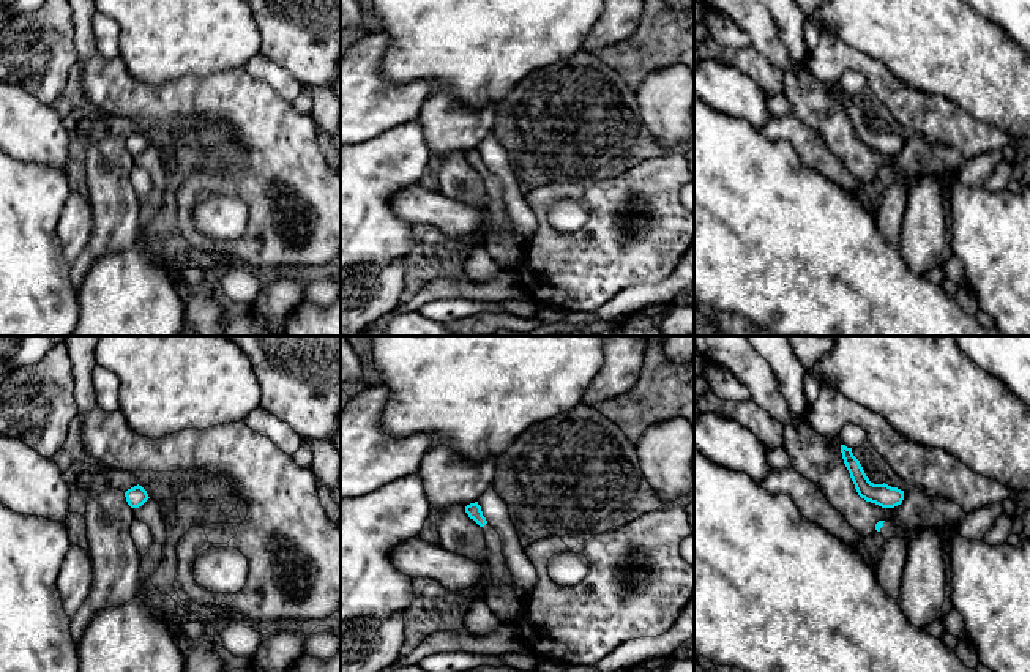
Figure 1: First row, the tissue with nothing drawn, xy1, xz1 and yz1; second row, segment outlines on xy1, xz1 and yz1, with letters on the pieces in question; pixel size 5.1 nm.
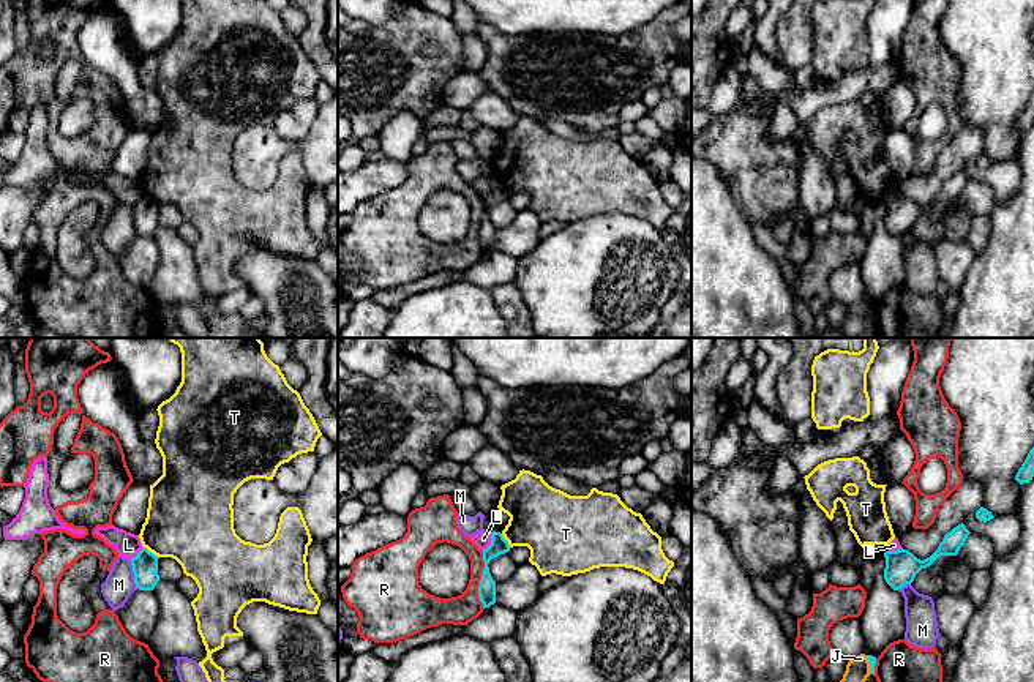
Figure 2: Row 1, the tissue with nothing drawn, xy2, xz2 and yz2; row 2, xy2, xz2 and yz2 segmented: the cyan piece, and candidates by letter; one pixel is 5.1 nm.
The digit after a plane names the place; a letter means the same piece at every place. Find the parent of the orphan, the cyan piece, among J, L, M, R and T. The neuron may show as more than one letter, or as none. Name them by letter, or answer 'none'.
none

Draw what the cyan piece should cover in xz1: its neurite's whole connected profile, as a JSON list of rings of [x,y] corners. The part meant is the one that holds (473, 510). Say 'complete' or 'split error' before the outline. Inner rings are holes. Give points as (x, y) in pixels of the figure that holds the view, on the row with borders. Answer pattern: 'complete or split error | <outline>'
split error | [[[478,502],[467,505],[465,513],[484,530],[492,585],[495,588],[502,585],[513,587],[513,574],[508,569],[505,558],[502,555],[500,535],[487,524]]]

